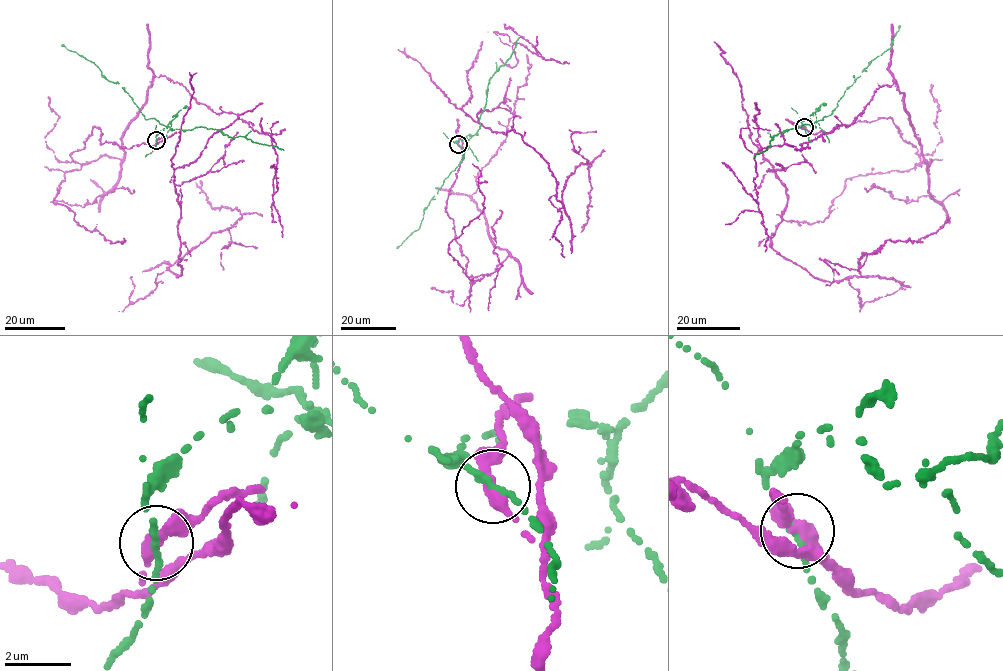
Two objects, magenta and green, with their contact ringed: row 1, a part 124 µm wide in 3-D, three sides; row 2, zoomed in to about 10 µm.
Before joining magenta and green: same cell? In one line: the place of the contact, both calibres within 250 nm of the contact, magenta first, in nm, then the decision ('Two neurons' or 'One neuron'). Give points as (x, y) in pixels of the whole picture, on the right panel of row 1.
Place: (804, 127). Thickness 480 nm (magenta) against 280 nm. Two neurons

